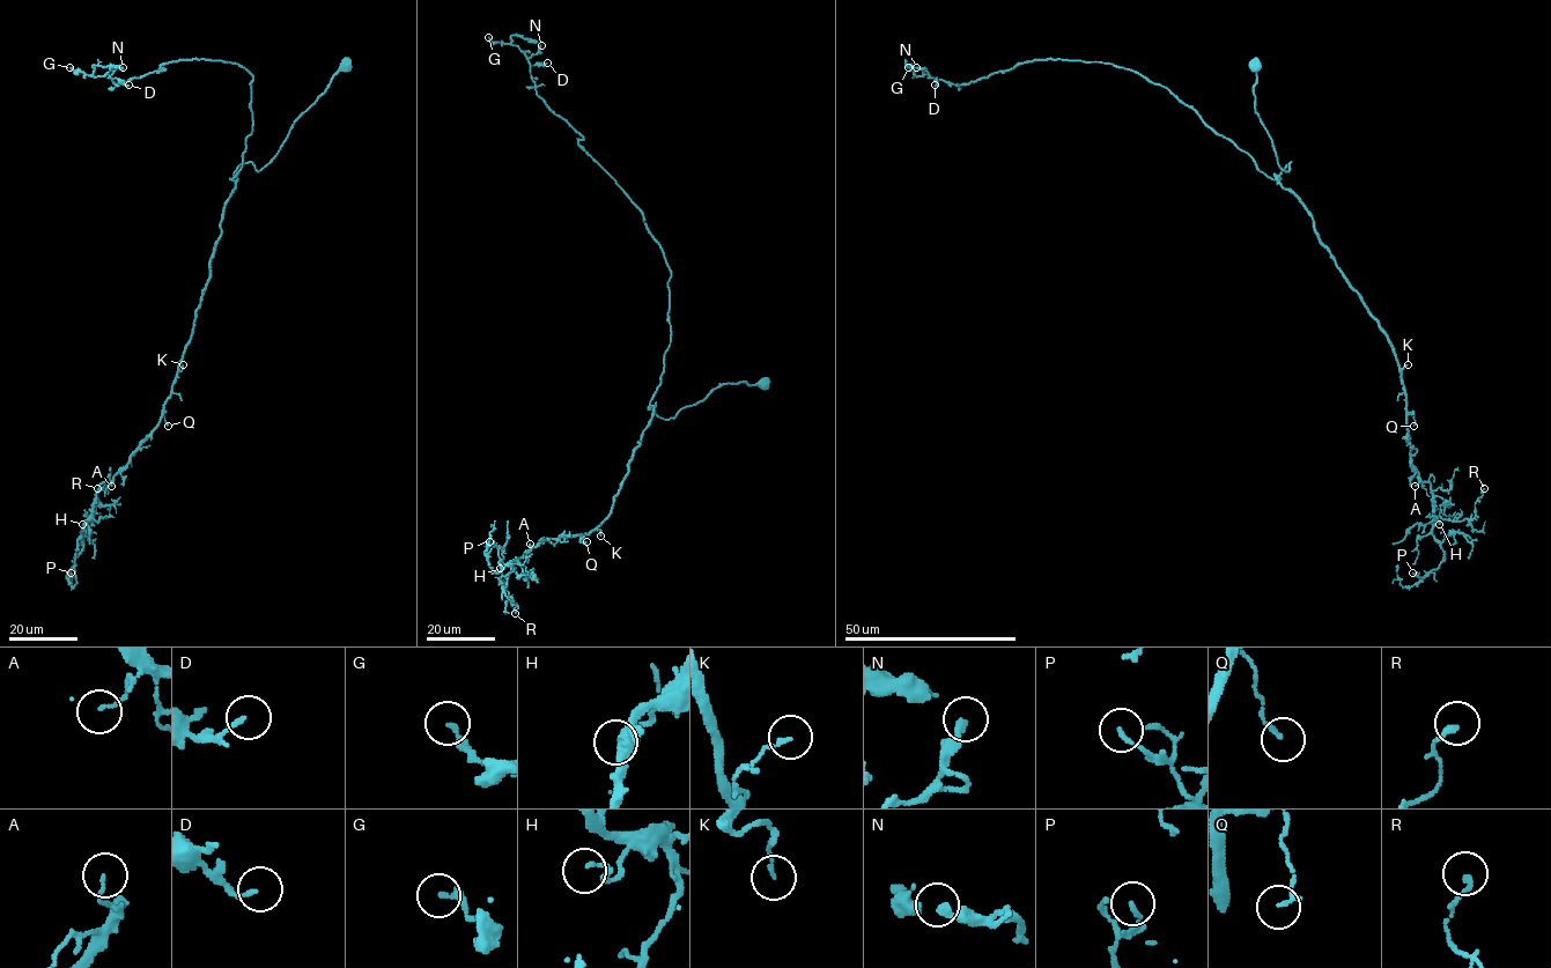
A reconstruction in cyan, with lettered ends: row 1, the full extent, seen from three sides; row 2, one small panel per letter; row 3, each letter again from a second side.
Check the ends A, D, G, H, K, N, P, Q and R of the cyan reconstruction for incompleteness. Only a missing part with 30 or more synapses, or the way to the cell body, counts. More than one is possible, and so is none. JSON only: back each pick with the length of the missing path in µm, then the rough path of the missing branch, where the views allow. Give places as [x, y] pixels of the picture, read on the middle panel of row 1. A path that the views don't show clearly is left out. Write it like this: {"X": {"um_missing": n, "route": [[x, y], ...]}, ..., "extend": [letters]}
{"extend": []}

